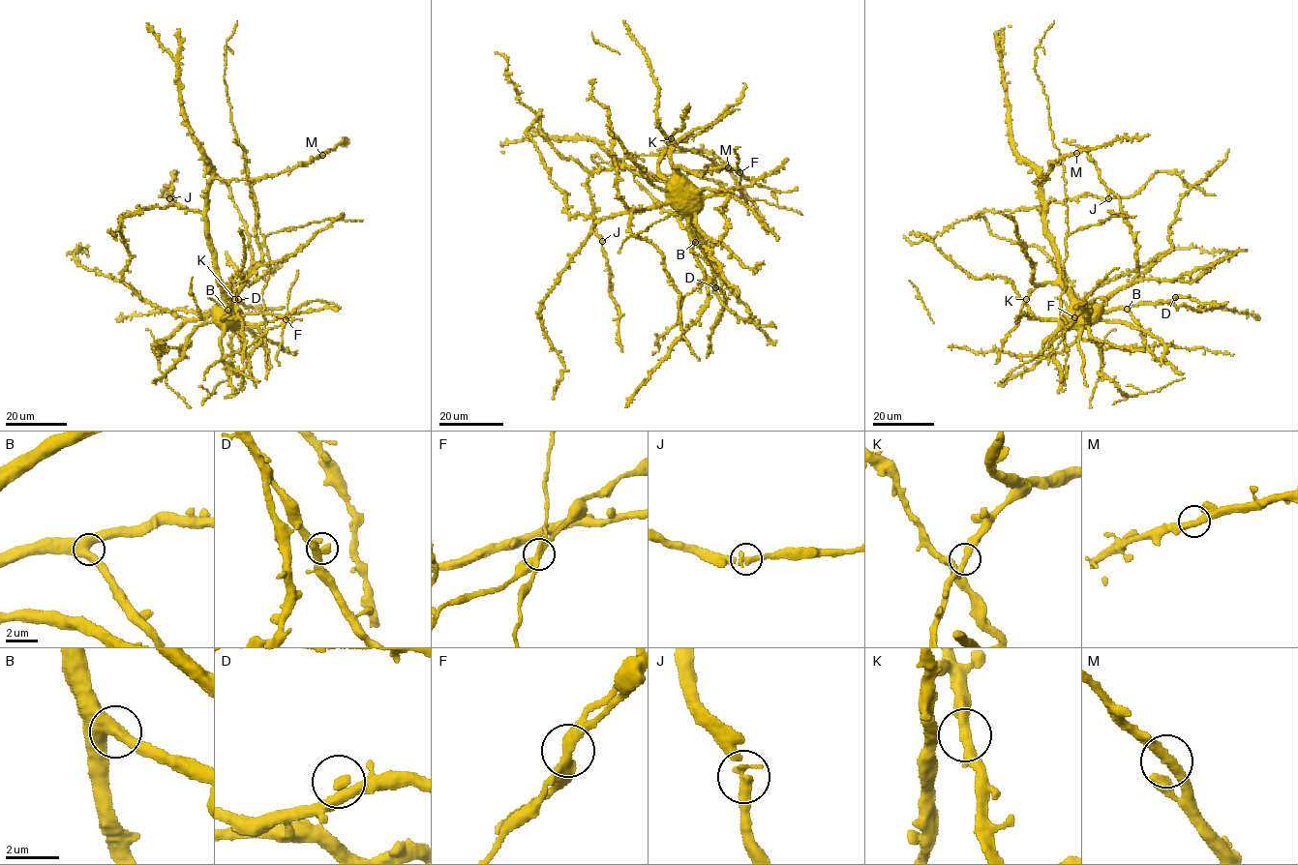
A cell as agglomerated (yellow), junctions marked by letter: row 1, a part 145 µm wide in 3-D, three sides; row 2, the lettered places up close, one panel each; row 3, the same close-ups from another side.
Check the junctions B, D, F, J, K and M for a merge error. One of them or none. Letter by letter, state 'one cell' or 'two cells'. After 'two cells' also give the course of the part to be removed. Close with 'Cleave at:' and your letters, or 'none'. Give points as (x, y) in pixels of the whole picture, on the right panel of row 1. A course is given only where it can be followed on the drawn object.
B: one cell
D: one cell
F: two cells | (1074, 318), (1042, 350), (1002, 381)
J: one cell
K: one cell
M: one cell
Cleave at: F

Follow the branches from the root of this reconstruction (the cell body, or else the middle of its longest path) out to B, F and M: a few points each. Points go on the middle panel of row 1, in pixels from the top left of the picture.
B: (677, 179), (682, 189), (682, 215), (688, 220), (689, 234), (695, 242)
F: (677, 179), (686, 182), (703, 195), (712, 196), (751, 185), (754, 181), (746, 180), (740, 172)
M: (677, 179), (673, 187), (618, 164), (631, 156), (706, 150), (728, 167)

